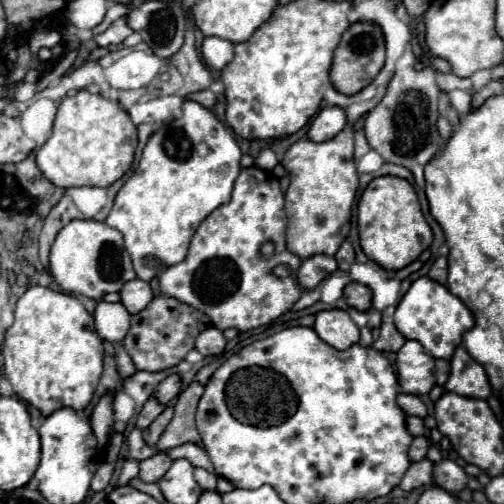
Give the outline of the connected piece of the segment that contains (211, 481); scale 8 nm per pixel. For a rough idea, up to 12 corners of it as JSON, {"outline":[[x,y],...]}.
{"outline":[[195,468],[194,477],[202,490],[216,490],[218,476]]}

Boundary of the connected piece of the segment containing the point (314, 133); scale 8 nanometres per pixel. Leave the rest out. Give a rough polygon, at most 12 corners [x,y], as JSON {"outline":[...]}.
{"outline":[[324,106],[312,120],[308,138],[324,142],[346,126],[346,112]]}

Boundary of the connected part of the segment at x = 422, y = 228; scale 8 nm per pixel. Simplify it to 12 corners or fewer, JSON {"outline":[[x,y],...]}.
{"outline":[[380,176],[358,202],[364,254],[394,272],[432,244],[412,184]]}

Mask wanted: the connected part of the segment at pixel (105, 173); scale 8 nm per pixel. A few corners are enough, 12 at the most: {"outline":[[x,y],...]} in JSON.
{"outline":[[78,90],[36,164],[58,188],[106,188],[132,166],[124,108]]}

